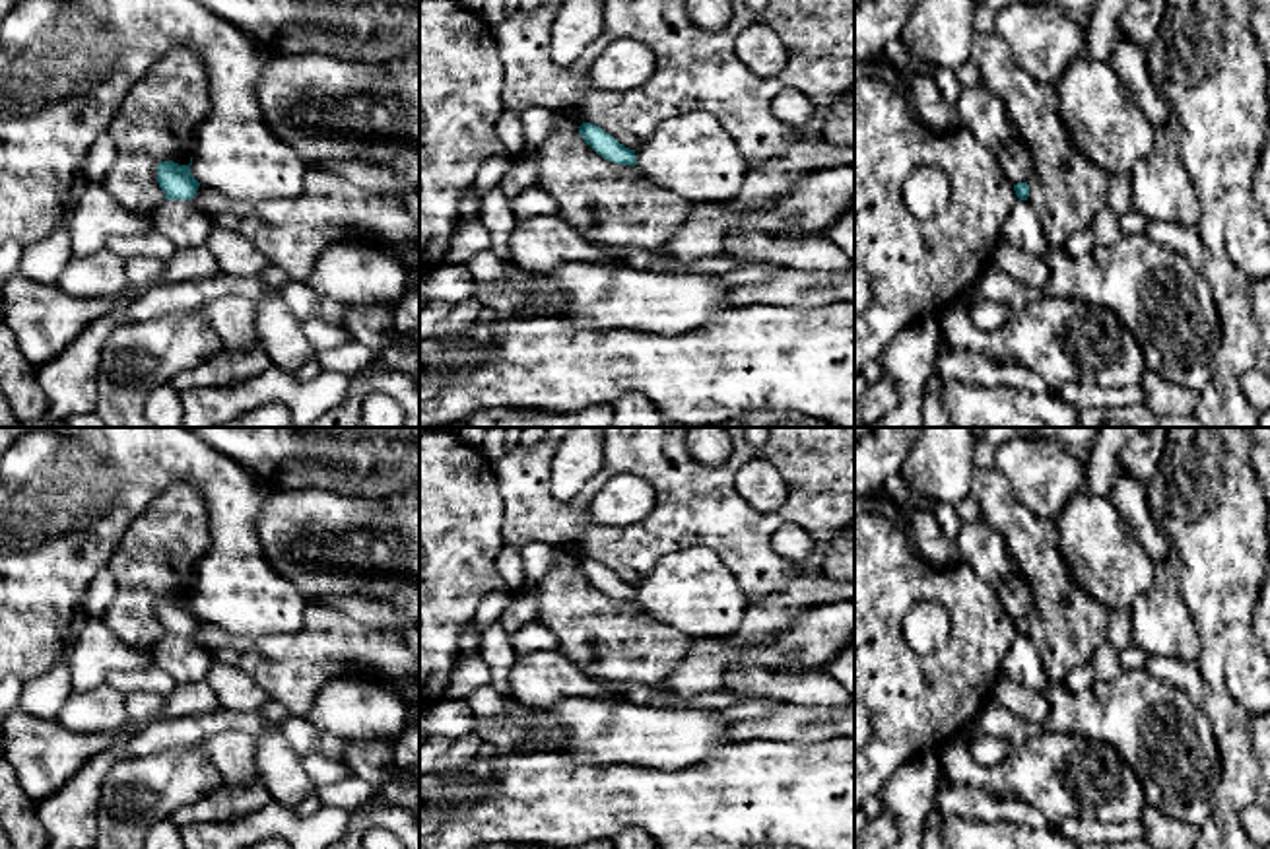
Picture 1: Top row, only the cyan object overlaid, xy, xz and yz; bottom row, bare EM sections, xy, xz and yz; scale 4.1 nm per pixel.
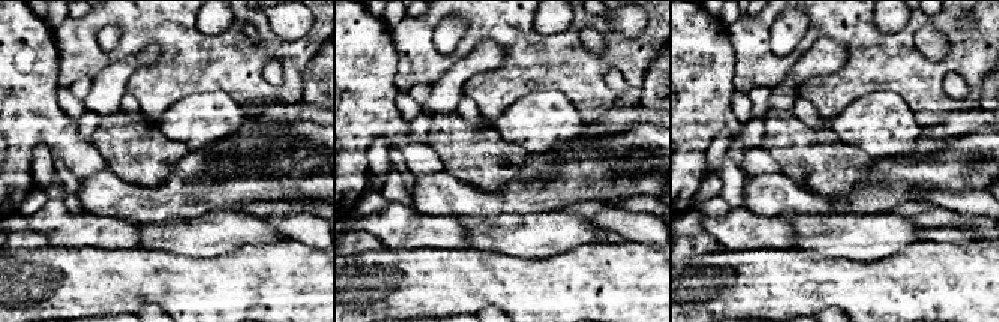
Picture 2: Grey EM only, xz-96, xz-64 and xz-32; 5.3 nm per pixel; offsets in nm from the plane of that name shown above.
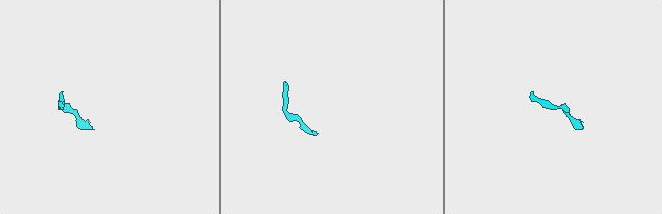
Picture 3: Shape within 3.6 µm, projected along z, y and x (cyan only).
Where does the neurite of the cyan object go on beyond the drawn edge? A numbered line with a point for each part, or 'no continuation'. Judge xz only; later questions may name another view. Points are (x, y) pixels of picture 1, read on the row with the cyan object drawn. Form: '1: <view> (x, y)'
1: xz (694, 156)

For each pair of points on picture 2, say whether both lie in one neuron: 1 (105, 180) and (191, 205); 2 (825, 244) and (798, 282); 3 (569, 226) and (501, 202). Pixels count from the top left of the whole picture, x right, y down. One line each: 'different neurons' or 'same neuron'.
1: same neuron
2: different neurons
3: different neurons

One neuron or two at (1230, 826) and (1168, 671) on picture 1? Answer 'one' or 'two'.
one

